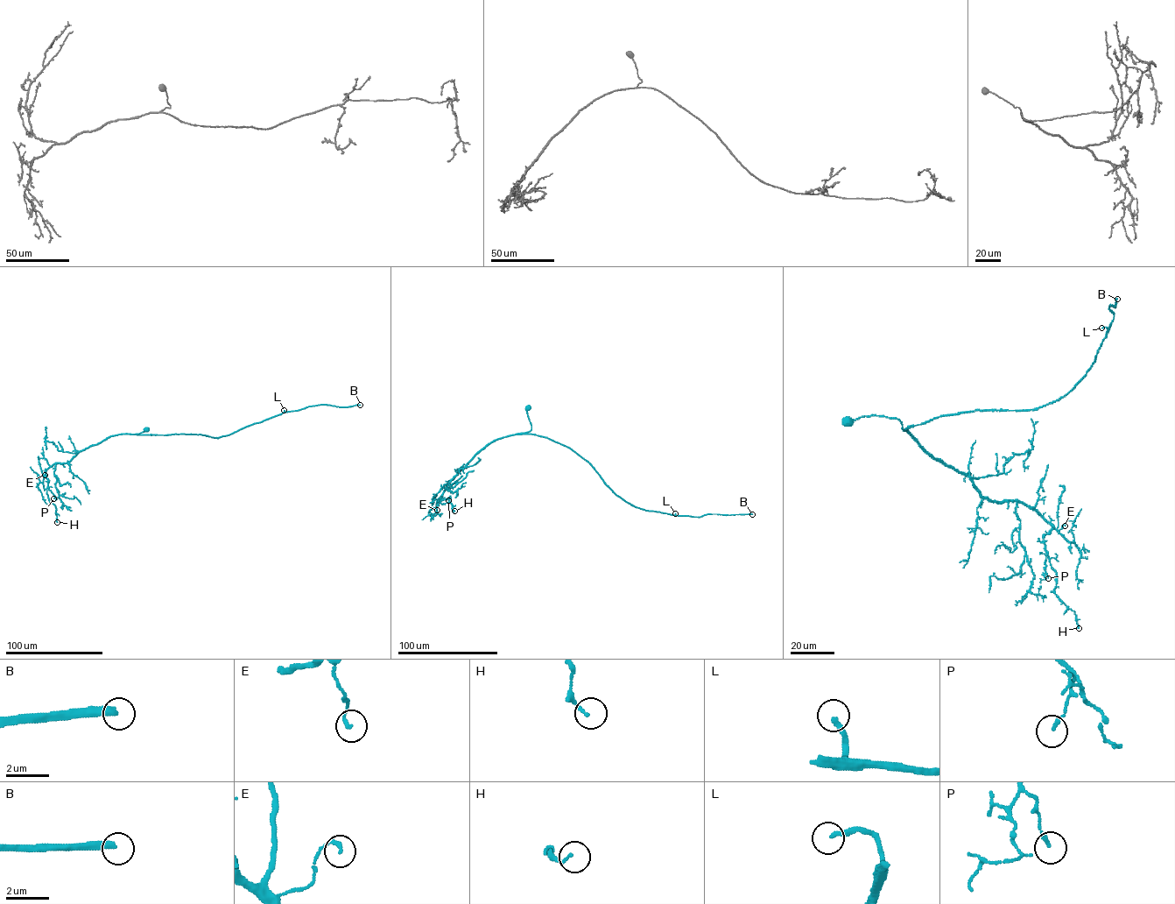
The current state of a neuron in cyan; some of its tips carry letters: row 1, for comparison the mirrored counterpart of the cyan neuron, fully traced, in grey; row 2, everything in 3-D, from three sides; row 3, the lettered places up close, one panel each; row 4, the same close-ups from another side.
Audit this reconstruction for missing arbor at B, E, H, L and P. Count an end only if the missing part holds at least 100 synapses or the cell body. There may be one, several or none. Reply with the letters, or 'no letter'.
B, L

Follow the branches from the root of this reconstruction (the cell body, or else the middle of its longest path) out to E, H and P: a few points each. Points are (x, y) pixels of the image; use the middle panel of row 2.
E: (528, 407), (531, 429), (498, 438), (482, 448), (451, 480), (438, 500), (437, 510)
H: (528, 407), (530, 431), (488, 443), (449, 483), (437, 504), (440, 500), (442, 504), (449, 502), (454, 511)
P: (528, 407), (531, 429), (498, 438), (482, 448), (451, 480), (437, 504), (440, 500), (448, 500)

